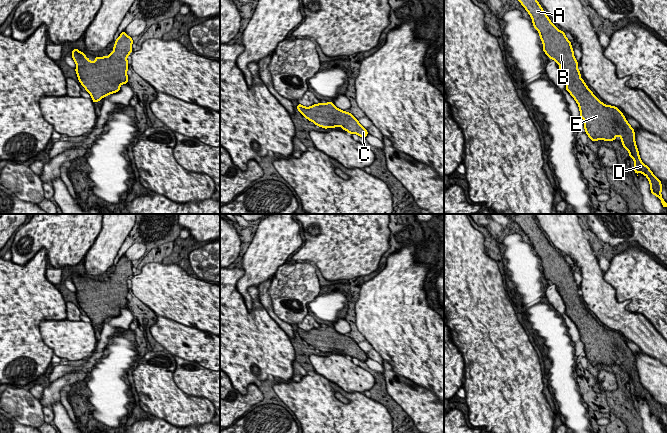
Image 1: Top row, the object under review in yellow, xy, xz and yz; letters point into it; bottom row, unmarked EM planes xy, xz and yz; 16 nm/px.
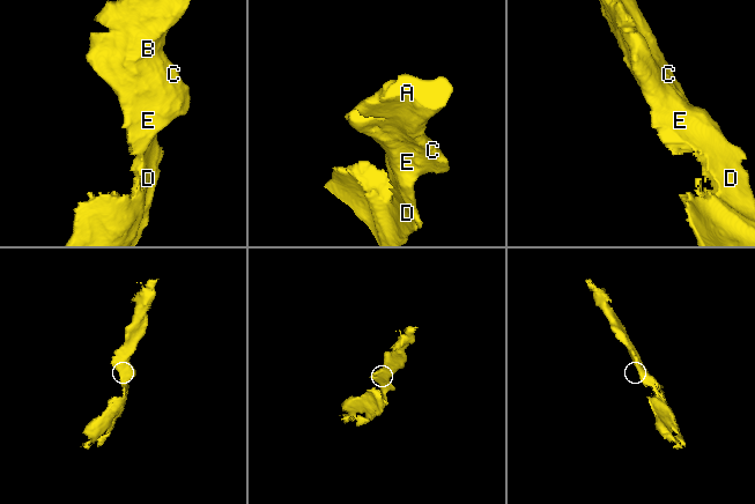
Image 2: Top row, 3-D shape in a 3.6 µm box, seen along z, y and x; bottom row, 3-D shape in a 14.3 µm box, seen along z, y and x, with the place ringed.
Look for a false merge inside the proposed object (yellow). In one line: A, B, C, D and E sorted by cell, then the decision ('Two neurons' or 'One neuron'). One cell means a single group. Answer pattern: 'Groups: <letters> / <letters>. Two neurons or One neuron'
Groups: A B C D E. One neuron

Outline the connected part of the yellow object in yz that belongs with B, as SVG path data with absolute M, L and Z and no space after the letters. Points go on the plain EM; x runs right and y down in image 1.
M505 214L505 216L516 222L526 233L532 242L534 252L539 256L543 275L559 288L559 294L566 306L566 314L579 330L580 341L584 344L584 353L589 363L593 366L597 364L610 366L619 359L623 371L629 376L629 382L632 381L634 384L636 399L641 396L647 401L651 417L657 420L663 432L666 432L667 427L661 419L663 413L661 405L640 383L634 353L618 331L605 329L587 311L580 301L581 296L578 294L571 265L550 245L532 214Z

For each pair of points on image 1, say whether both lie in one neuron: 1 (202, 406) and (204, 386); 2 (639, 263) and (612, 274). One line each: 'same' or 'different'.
1: different
2: same

